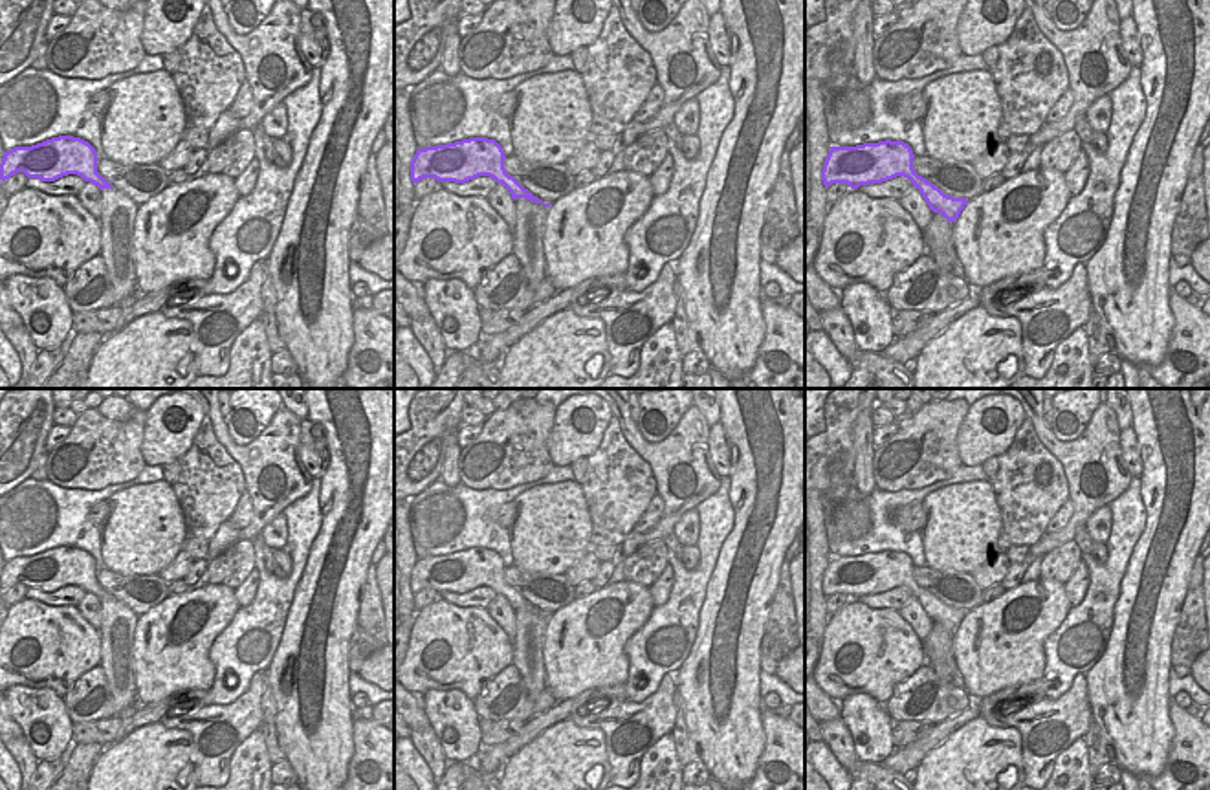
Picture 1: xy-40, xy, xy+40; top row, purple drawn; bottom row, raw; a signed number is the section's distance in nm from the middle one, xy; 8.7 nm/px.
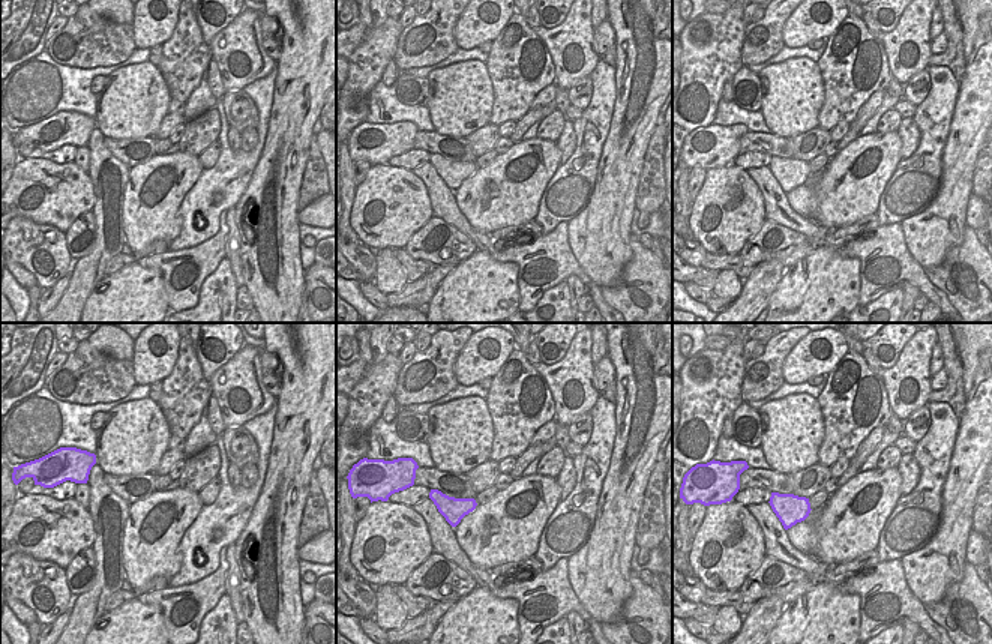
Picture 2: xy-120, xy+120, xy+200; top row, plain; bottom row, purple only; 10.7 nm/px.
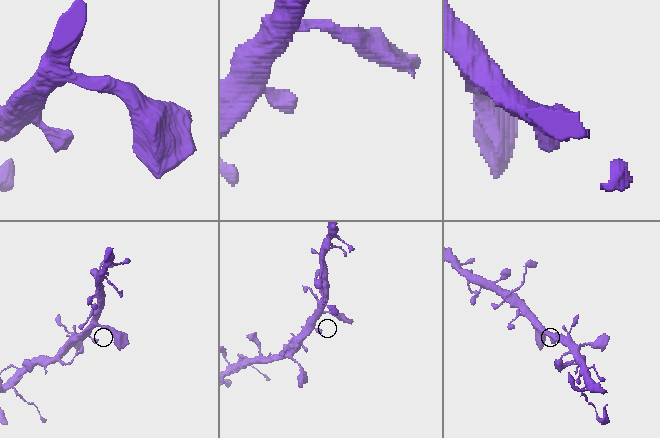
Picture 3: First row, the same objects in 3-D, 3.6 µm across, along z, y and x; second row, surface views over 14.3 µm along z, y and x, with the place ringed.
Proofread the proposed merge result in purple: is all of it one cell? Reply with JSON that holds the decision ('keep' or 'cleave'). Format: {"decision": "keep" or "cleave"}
{"decision": "keep"}

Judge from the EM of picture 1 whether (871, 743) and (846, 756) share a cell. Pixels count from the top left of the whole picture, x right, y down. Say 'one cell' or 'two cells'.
two cells

